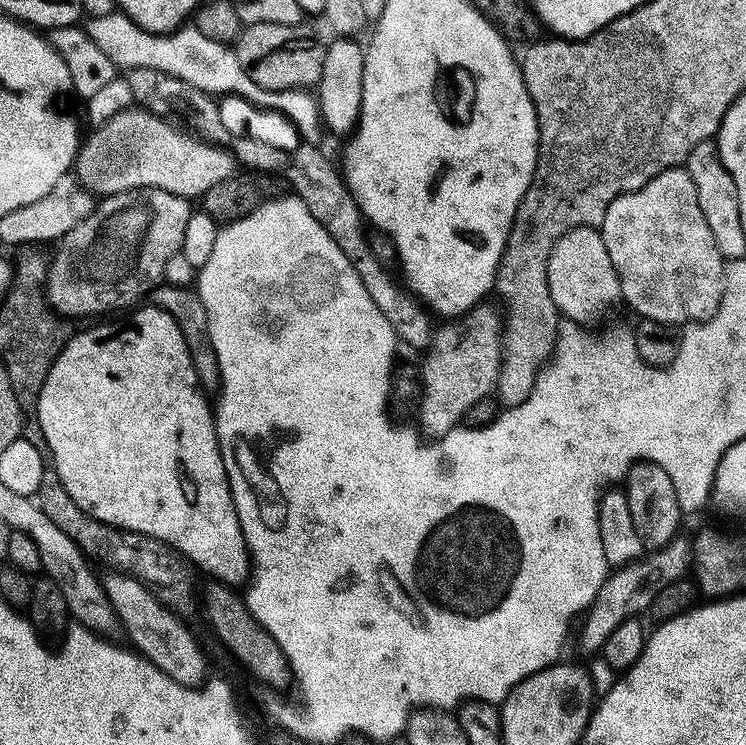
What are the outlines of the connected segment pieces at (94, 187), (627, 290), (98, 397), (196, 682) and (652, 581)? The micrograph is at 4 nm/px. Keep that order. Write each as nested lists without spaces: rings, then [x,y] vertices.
[[[131,106],[114,114],[94,132],[96,133],[89,140],[87,137],[81,143],[74,161],[74,172],[77,172],[75,175],[79,183],[100,198],[117,196],[120,192],[133,192],[135,188],[158,188],[170,190],[170,194],[200,198],[218,186],[218,182],[229,180],[238,168],[236,157],[227,147],[205,140],[199,134],[177,126],[171,119],[156,116],[139,106]]]
[[[687,167],[668,168],[646,186],[614,198],[598,229],[617,271],[623,303],[628,303],[637,317],[687,326],[709,320],[720,309],[726,261],[714,242],[714,234],[710,234],[702,206],[698,206],[698,190],[694,190],[694,178],[690,178]]]
[[[137,307],[133,316],[128,316],[125,320],[116,320],[113,324],[93,323],[96,324],[93,328],[88,328],[77,336],[75,333],[65,343],[58,358],[50,366],[50,374],[46,374],[46,382],[42,382],[42,390],[36,403],[34,418],[39,422],[44,435],[43,447],[50,457],[51,467],[62,482],[64,496],[75,504],[85,517],[161,540],[163,544],[168,544],[175,552],[180,553],[189,565],[197,564],[202,571],[209,572],[213,581],[229,586],[240,586],[240,583],[243,585],[252,571],[252,557],[248,555],[246,538],[242,534],[238,510],[234,506],[230,490],[228,468],[220,453],[213,405],[210,400],[208,404],[207,398],[204,397],[207,396],[205,389],[200,387],[200,379],[194,370],[194,362],[190,358],[190,350],[186,346],[186,338],[182,338],[178,322],[174,322],[174,318],[170,318],[170,314],[160,308],[147,307]]]
[[[108,574],[108,577],[103,577],[102,583],[119,627],[122,632],[124,628],[125,634],[132,639],[131,647],[174,682],[187,688],[200,687],[209,675],[208,664],[204,661],[204,652],[195,634],[176,617],[179,615],[144,580],[123,574]]]
[[[677,538],[666,546],[649,551],[633,564],[617,568],[609,574],[598,590],[594,602],[583,613],[582,620],[585,620],[585,624],[580,628],[581,650],[592,652],[588,654],[599,653],[606,638],[610,638],[610,634],[614,634],[614,630],[618,630],[622,622],[639,617],[639,612],[647,613],[660,590],[666,589],[666,586],[670,586],[675,580],[685,579],[692,557],[691,543],[687,539],[684,541],[683,538]]]

